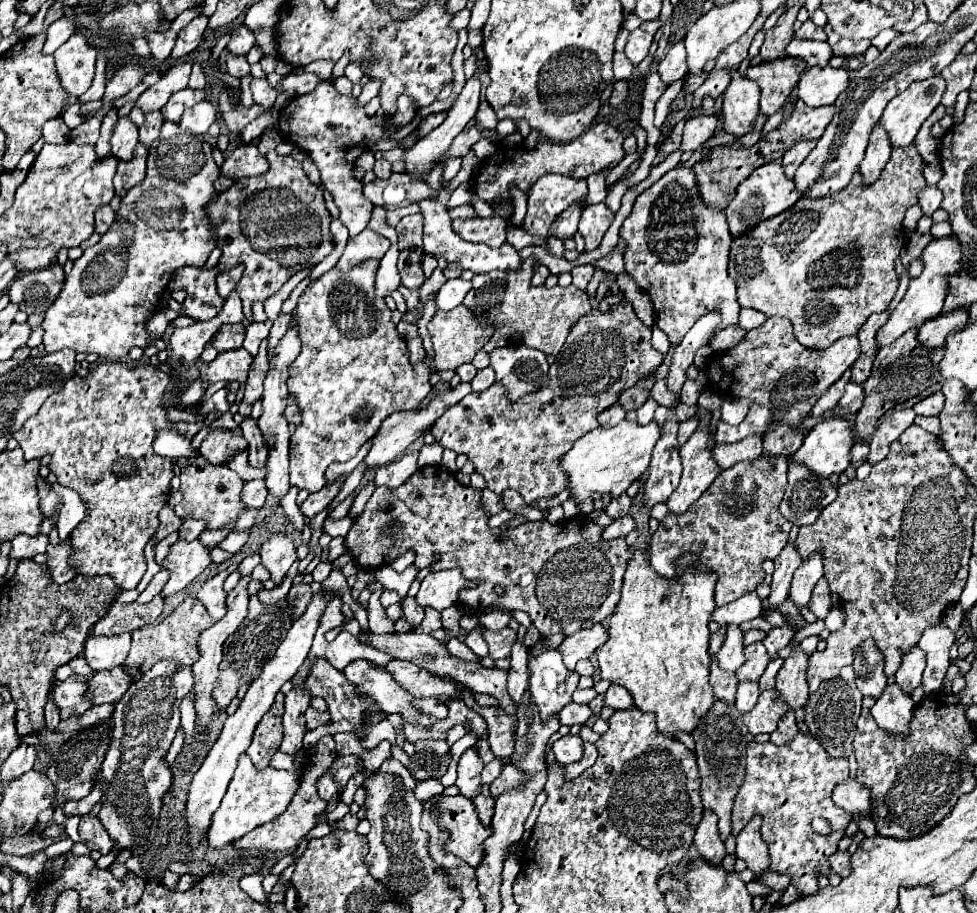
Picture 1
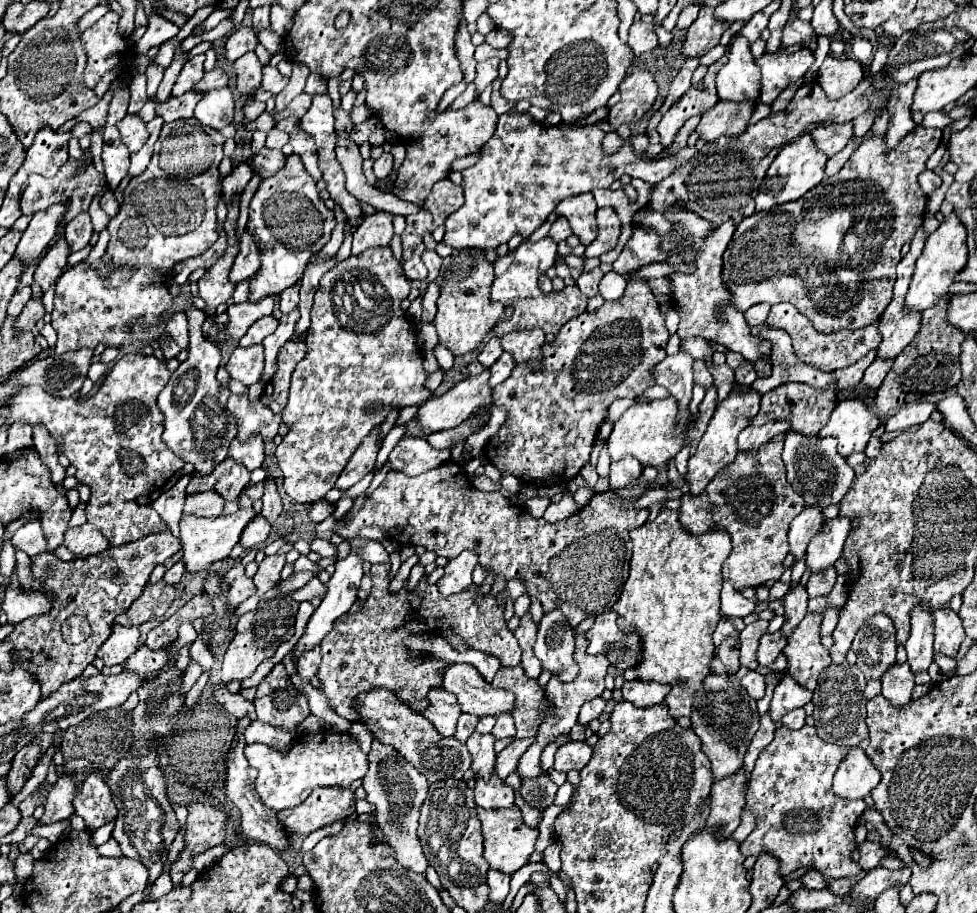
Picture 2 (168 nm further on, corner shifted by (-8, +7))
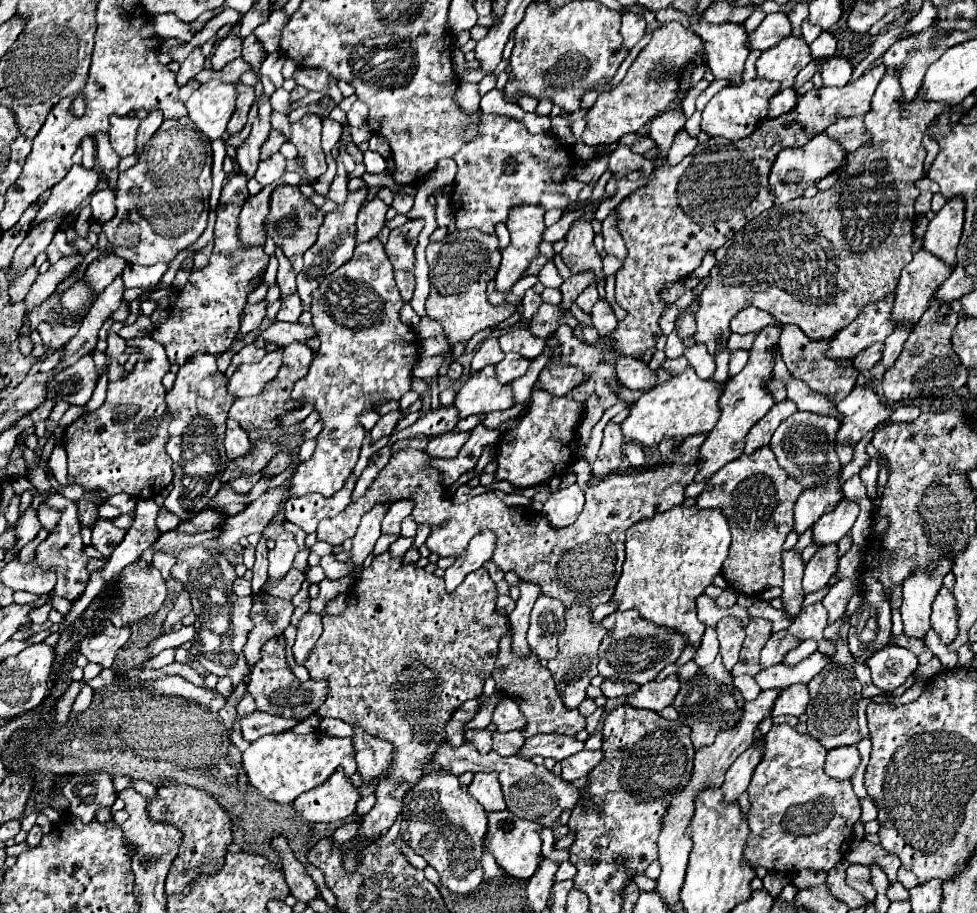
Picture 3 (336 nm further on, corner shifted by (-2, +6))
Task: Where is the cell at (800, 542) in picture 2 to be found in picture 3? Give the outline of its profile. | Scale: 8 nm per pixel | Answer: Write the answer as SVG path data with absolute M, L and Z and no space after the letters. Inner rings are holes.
M838 479L832 481L832 485L804 491L794 505L794 531L802 535L814 525L814 521L818 521L818 517L830 513L842 501L842 497Z

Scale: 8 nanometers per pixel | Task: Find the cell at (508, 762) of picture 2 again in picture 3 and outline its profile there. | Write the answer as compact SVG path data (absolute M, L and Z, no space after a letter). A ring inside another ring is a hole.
M538 733L524 741L524 745L516 751L516 757L532 759L534 755L542 755L542 757L552 757L554 761L562 761L564 757L570 757L580 749L584 749L584 743L580 743L574 737Z

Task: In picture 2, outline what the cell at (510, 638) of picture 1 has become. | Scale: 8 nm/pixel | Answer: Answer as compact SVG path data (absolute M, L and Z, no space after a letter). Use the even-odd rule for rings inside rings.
M388 562L372 564L370 574L374 586L362 610L340 616L320 644L322 664L316 676L322 684L330 708L334 708L334 712L338 712L338 716L346 718L348 722L362 722L362 716L354 708L354 702L364 692L386 688L402 704L420 714L428 704L430 688L442 688L442 672L450 664L446 660L438 660L432 654L408 656L408 646L404 644L408 636L448 630L458 634L468 648L496 656L500 660L500 666L516 666L520 662L520 648L514 634L506 626L504 606L498 602L498 596L486 592L478 602L474 602L478 594L474 588L468 588L466 592L454 596L442 596L436 584L426 582L426 576L414 590L408 590L404 584L400 592L392 594L392 576Z

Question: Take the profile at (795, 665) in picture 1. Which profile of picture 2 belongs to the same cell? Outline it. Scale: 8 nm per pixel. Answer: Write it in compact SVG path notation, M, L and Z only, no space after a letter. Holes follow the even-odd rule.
M810 612L788 638L784 656L788 658L788 674L804 688L814 690L820 672L830 664L828 650L820 644L822 614Z

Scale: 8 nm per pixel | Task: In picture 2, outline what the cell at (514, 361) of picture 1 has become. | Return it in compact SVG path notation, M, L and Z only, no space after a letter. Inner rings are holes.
M522 330L522 332L508 332L502 336L502 348L520 362L532 362L536 368L540 366L540 348L544 344L542 330Z

